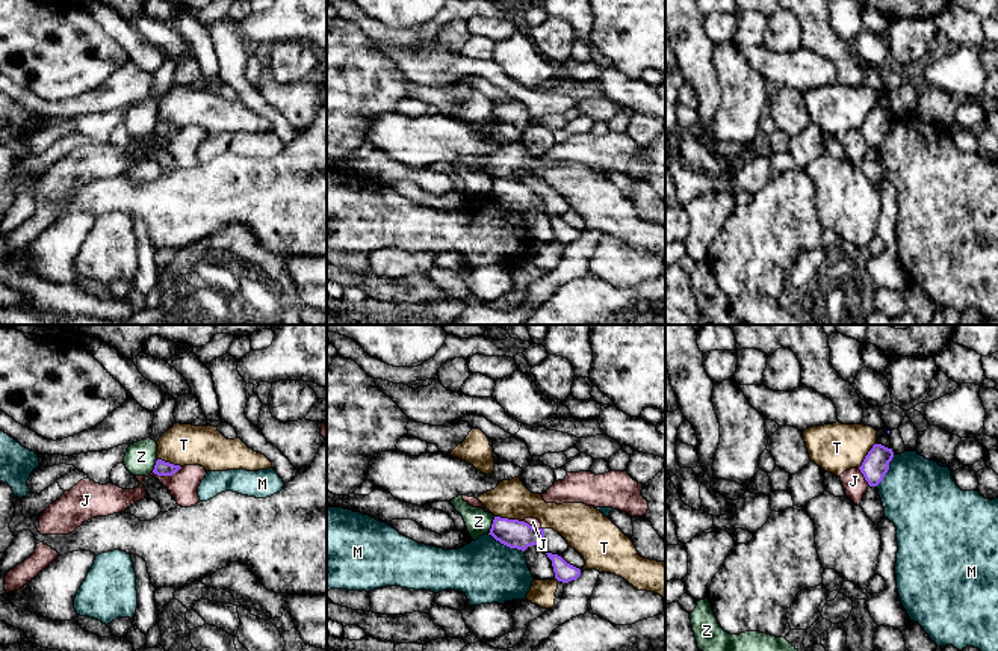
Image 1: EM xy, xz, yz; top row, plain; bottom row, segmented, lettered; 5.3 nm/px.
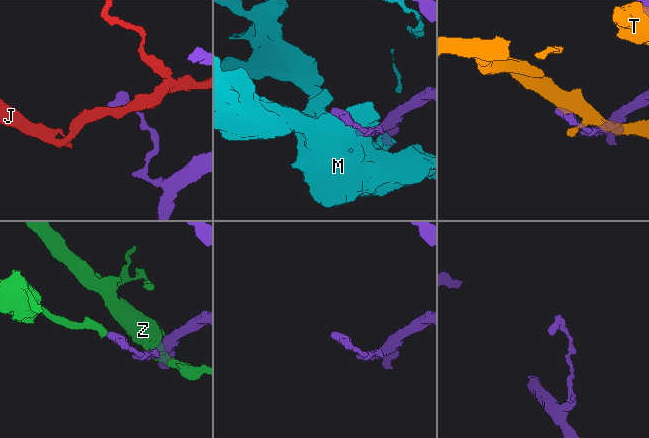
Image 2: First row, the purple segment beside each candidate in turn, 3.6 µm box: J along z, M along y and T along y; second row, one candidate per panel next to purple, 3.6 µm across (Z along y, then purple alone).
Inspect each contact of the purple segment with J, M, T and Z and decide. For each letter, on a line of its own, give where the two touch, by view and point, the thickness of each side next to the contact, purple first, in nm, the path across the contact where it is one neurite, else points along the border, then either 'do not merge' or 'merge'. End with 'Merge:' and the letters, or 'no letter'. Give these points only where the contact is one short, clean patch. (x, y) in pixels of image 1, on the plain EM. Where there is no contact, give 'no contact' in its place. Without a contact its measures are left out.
J: meets purple in xy at (167, 136); 80 nm thick on the purple side, 160 nm on the other; border along xy (182, 129), (171, 136), (153, 135); do not merge
M: meets purple in xz at (505, 206); 150 nm thick on the purple side, 340 nm on the other; do not merge
T: meets purple in xz at (507, 180); 150 nm thick on the purple side, 200 nm on the other; do not merge
Z: meets purple in xz at (492, 188); 150 nm thick on the purple side, 140 nm on the other; do not merge
Merge: no letter

